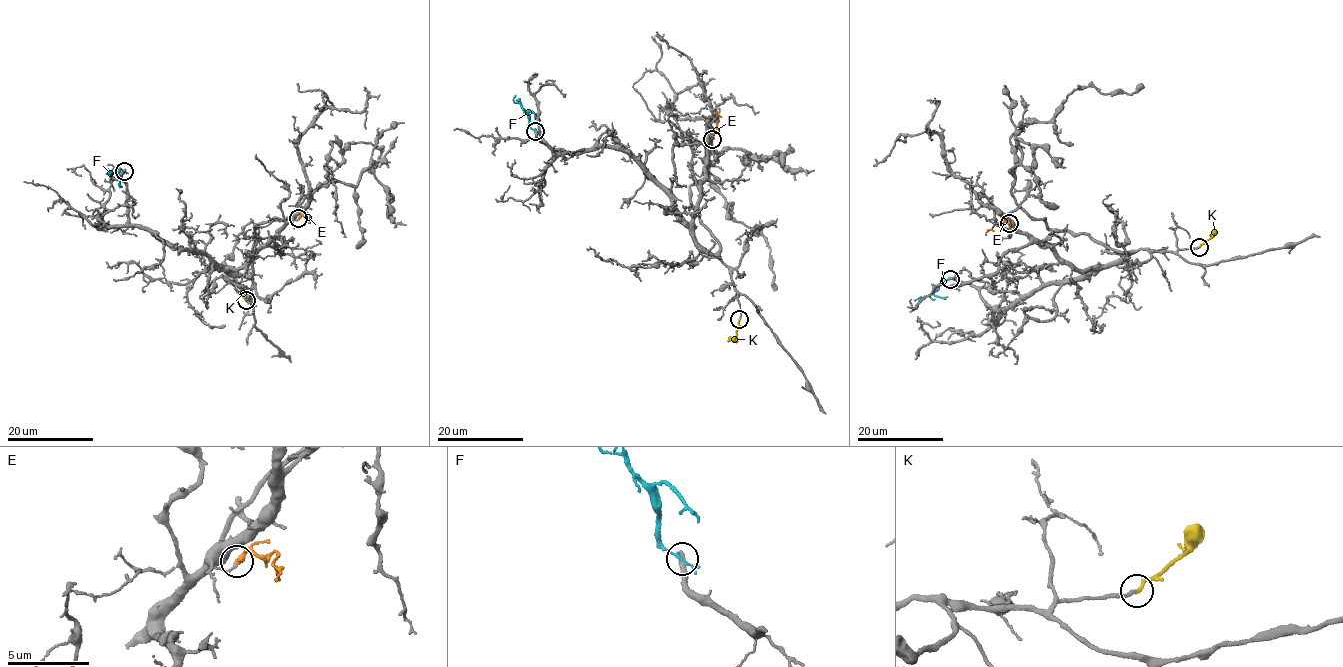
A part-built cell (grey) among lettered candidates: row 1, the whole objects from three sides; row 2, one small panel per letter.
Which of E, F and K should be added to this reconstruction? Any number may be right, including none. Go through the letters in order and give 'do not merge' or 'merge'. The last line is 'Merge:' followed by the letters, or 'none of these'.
E: do not merge
F: do not merge
K: merge
Merge: K

